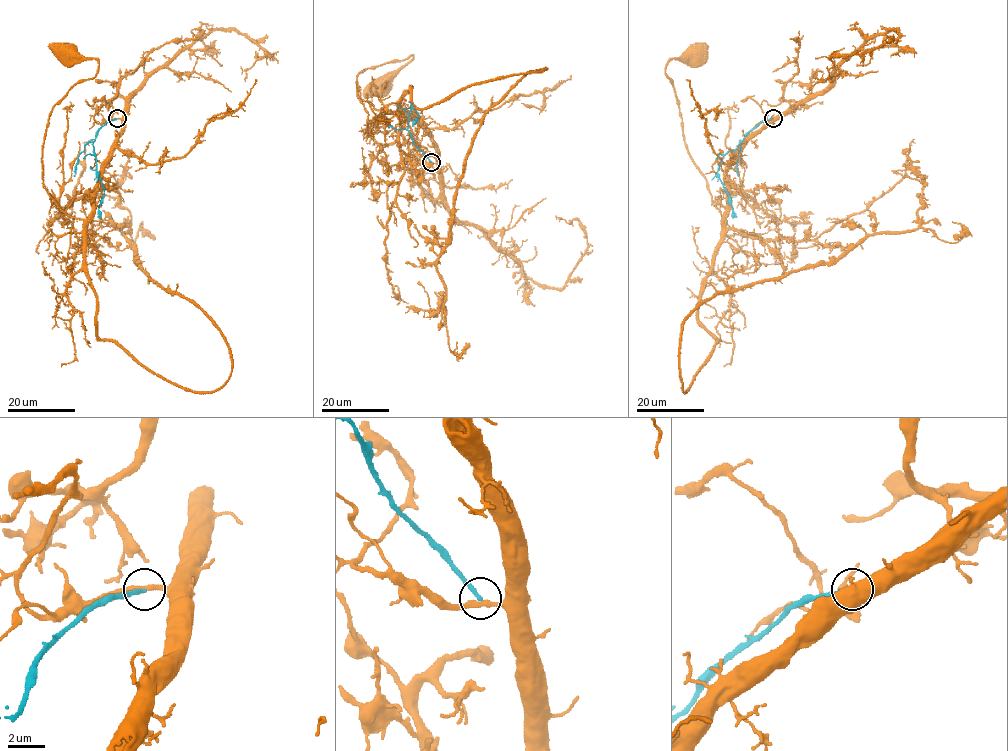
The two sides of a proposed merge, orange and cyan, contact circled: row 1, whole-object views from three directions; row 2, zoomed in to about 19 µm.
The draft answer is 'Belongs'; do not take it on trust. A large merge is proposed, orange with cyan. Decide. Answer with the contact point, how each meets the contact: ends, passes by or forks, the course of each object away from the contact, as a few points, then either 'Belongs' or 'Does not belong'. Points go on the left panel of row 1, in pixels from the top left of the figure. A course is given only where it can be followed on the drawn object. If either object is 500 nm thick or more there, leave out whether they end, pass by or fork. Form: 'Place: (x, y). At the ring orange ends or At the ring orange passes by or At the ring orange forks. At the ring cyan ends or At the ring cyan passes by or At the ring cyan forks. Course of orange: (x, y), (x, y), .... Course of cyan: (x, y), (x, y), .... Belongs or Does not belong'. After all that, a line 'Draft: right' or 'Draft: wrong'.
Place: (117, 118). At the ring orange passes by. At the ring cyan ends. Course of orange: (117, 118), (121, 136), (92, 213), (68, 217), (43, 183), (42, 146), (52, 108), (98, 63), (67, 50). Course of cyan: (117, 119), (109, 119), (97, 131), (92, 145), (104, 191), (98, 208), (100, 218). Does not belong
Draft: wrong

